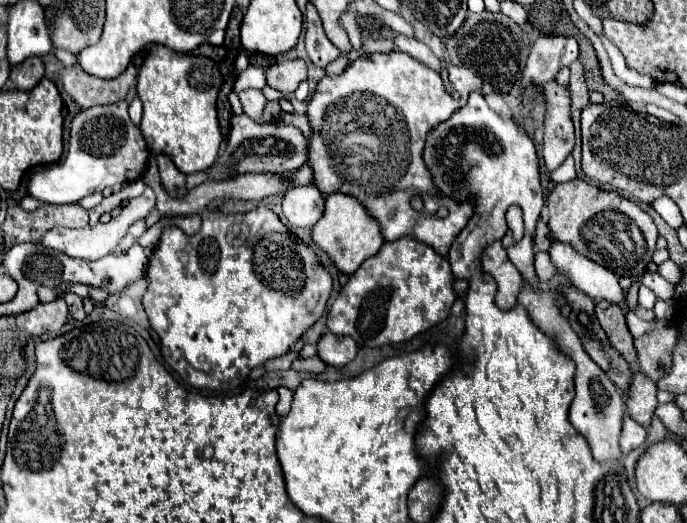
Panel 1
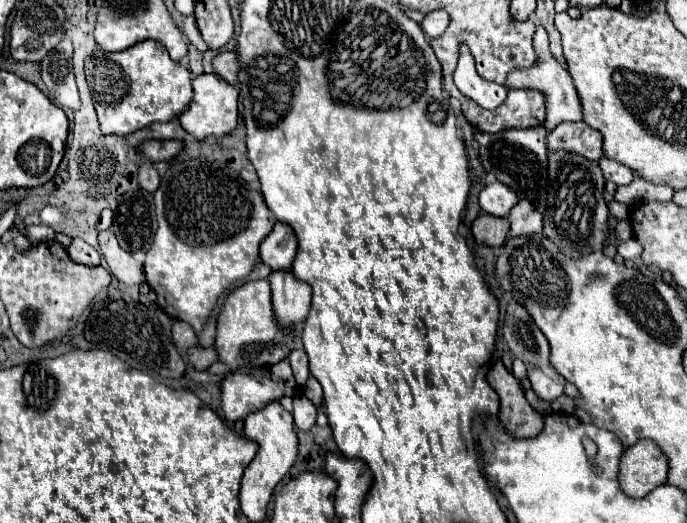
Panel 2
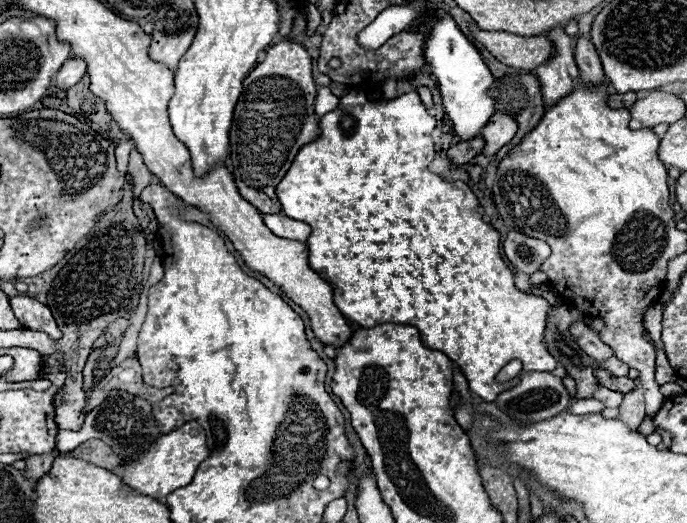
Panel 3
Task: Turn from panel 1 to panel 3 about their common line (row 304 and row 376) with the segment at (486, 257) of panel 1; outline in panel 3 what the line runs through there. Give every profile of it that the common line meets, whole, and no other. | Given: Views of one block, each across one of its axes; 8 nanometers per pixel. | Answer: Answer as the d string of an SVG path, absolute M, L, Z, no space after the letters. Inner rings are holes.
M512 360L512 362L508 362L508 364L506 364L506 366L500 370L498 380L500 380L500 382L512 380L514 376L518 376L518 374L520 374L520 370L522 370L522 364L520 364L518 360Z

